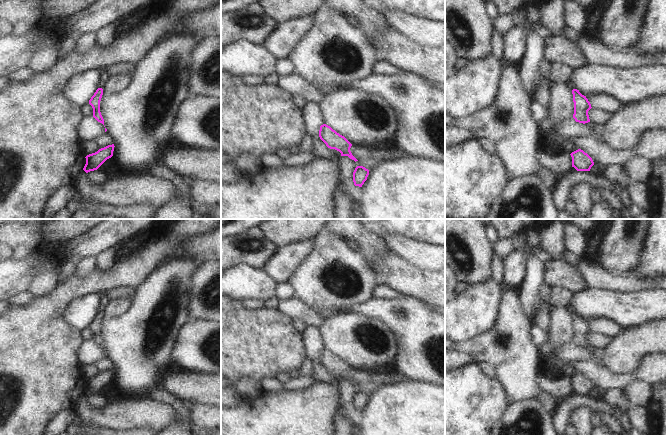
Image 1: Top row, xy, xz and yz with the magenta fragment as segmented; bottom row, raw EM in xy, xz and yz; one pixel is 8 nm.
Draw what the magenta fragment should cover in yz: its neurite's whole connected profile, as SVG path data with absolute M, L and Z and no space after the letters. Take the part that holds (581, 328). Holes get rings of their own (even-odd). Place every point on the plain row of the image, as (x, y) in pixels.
M572 305L566 307L567 311L572 315L574 326L574 338L573 342L579 347L590 346L588 335L592 332L590 326L586 320L582 319L579 314L575 313L575 309Z

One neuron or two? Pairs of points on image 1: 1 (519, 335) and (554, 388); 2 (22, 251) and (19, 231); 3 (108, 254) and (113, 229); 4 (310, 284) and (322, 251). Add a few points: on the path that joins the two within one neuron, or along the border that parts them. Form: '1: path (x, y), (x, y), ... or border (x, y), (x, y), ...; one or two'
1: border (540, 370), (536, 384), (548, 393); two
2: border (13, 248), (27, 246), (32, 250); two
3: border (114, 246), (104, 248), (93, 256); two
4: path (316, 276), (322, 266), (322, 259); one

